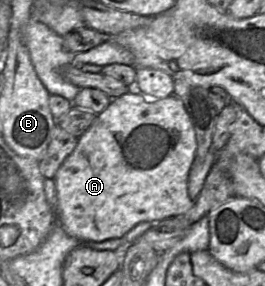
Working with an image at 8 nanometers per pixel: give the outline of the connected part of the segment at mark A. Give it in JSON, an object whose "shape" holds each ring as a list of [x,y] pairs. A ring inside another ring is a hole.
{"shape":[[[132,89],[120,97],[112,99],[108,107],[96,114],[94,122],[78,138],[75,149],[64,160],[53,178],[58,200],[57,220],[69,236],[79,240],[101,242],[121,238],[141,222],[160,222],[164,219],[185,214],[193,206],[193,201],[188,195],[188,180],[190,169],[195,161],[196,148],[197,142],[194,126],[184,108],[183,102],[175,94],[163,99],[150,99],[137,90]]]}

